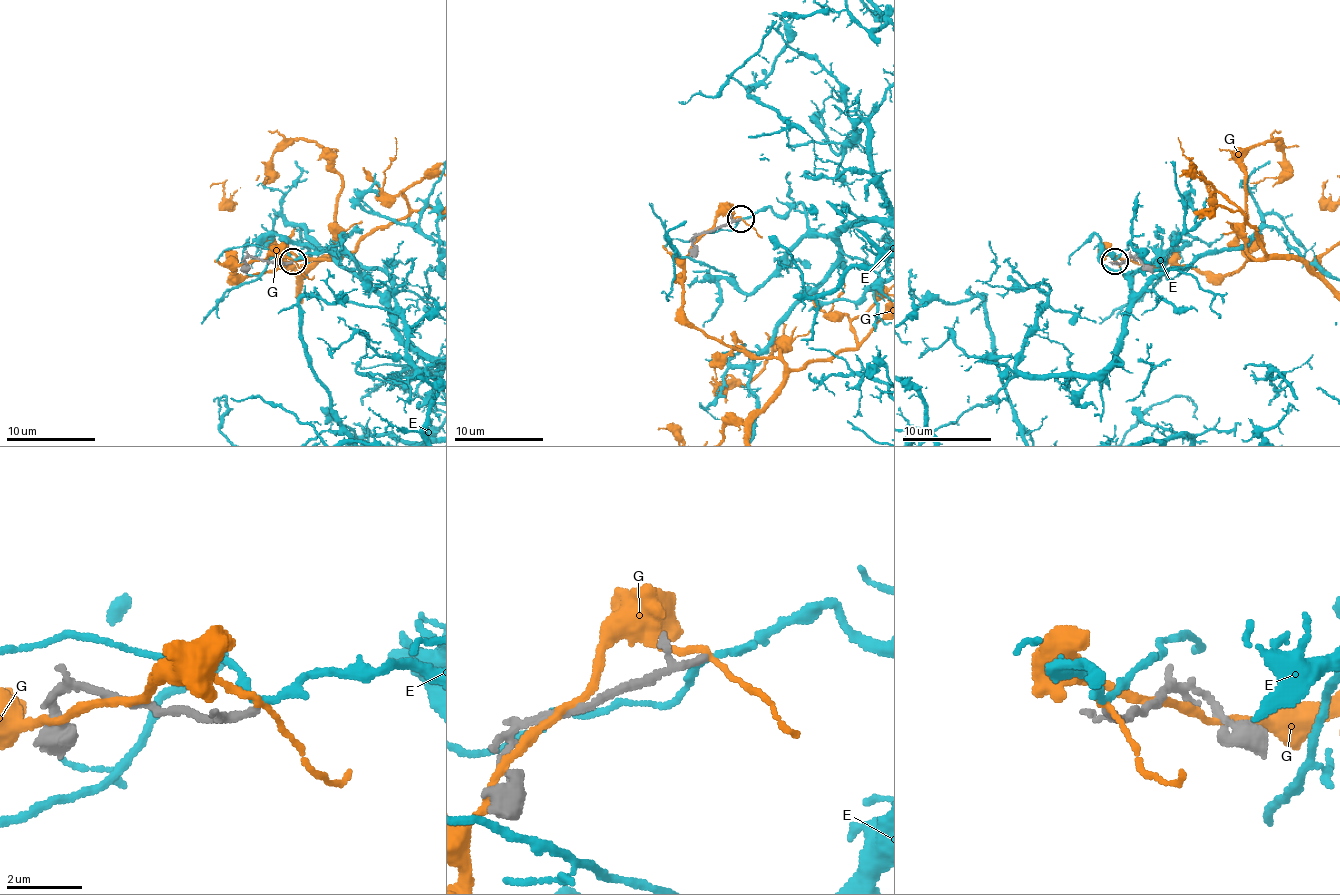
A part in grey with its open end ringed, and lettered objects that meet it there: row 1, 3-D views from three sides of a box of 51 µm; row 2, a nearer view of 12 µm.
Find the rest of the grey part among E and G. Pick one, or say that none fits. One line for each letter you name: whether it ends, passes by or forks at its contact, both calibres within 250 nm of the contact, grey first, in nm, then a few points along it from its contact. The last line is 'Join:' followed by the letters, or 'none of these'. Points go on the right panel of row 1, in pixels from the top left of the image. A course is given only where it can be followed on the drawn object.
Join: none of these

